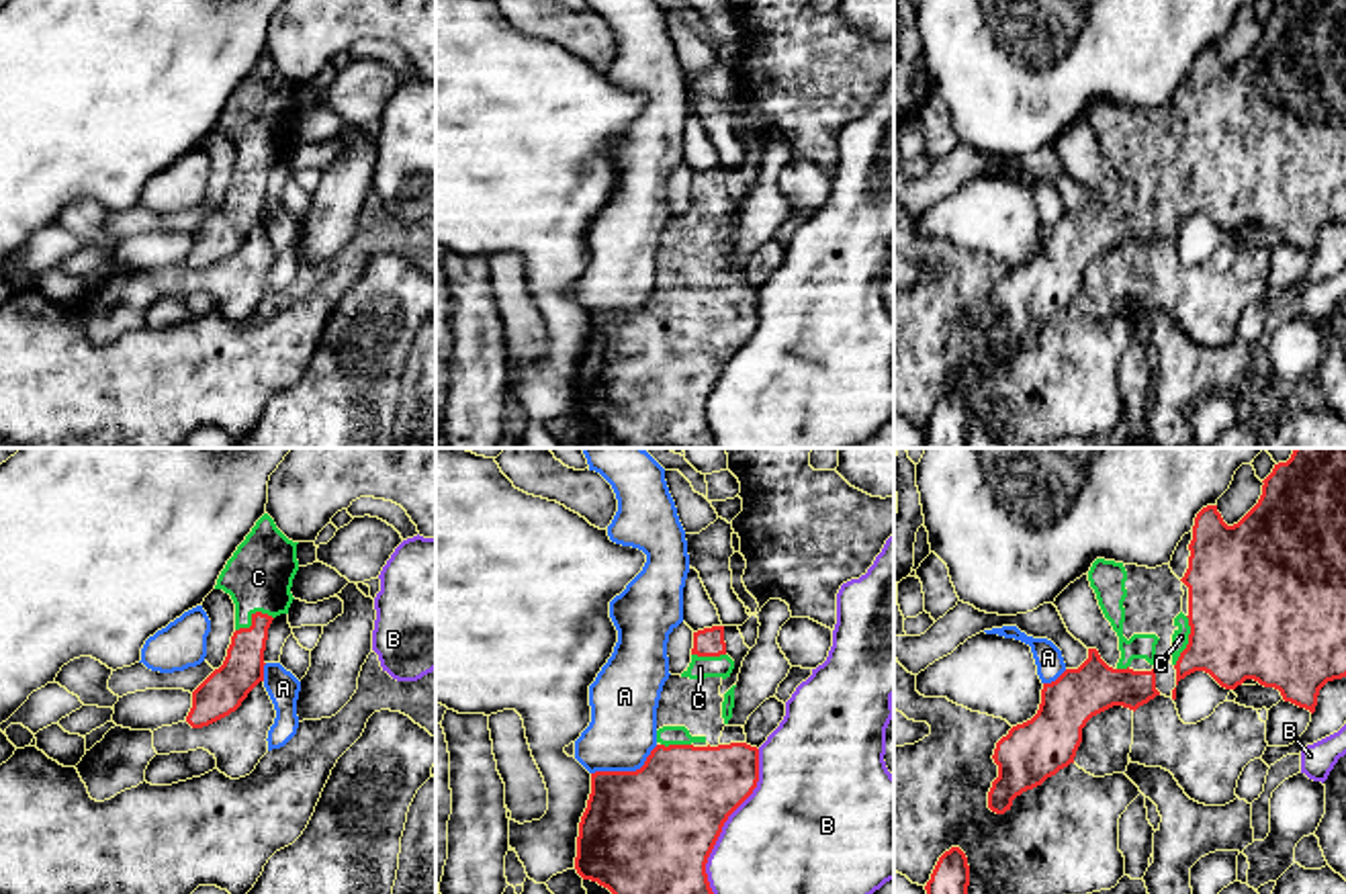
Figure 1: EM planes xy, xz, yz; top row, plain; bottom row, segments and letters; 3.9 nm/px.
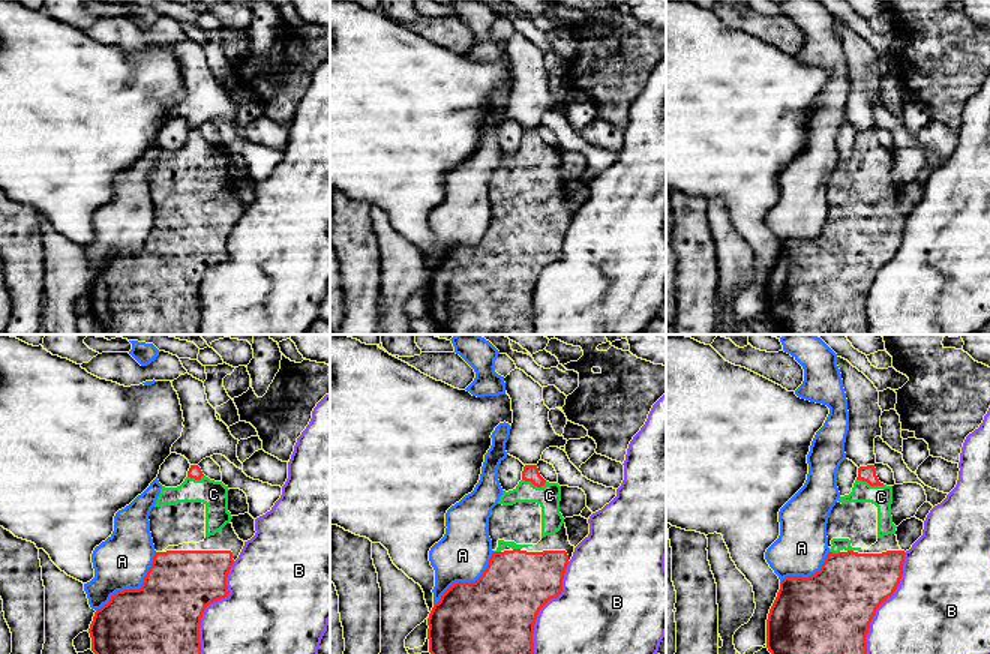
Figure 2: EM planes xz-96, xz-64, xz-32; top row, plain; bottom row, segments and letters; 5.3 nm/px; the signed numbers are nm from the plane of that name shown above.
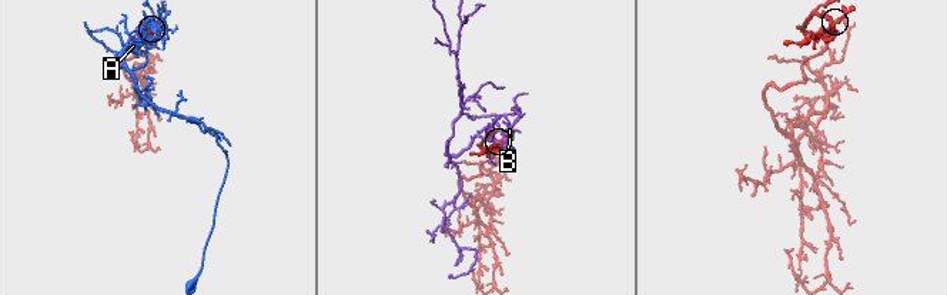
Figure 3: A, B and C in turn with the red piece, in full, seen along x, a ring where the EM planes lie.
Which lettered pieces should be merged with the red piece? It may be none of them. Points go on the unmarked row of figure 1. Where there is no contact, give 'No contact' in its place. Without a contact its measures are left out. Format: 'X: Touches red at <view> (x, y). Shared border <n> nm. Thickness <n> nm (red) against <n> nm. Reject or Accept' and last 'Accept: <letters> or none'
A: Touches red at xz (626, 314). Shared border 280 nm. Thickness 500 nm (red) against 260 nm. Reject
B: Touches red at xz (723, 367). Shared border 650 nm. Thickness 460 nm (red) against 480 nm. Reject
C: Touches red at yz (1189, 183). Shared border 200 nm. Thickness 460 nm (red) against 60 nm. Accept
Accept: C

